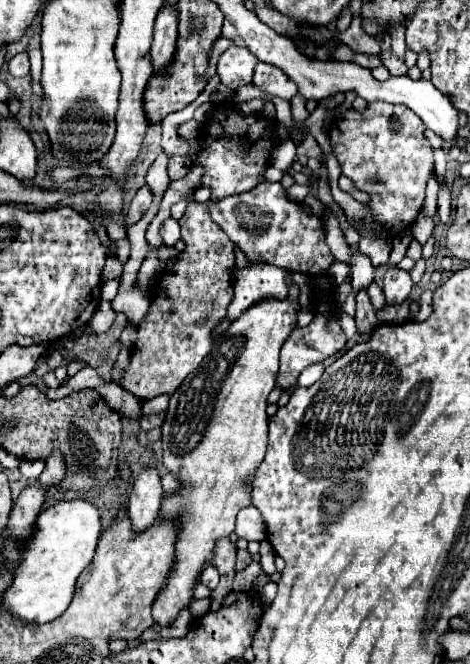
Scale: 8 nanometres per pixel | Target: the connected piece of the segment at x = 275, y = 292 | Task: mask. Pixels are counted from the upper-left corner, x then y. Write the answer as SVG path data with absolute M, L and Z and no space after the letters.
M256 263L256 265L246 265L246 269L236 271L236 281L234 281L234 301L228 307L228 321L238 319L244 311L248 311L254 303L264 301L264 299L286 299L288 297L288 283L294 283L300 289L298 295L298 305L300 309L308 309L310 307L310 299L312 299L312 285L310 279L306 279L306 275L302 273L290 273L286 269L280 267L270 267L266 263Z

